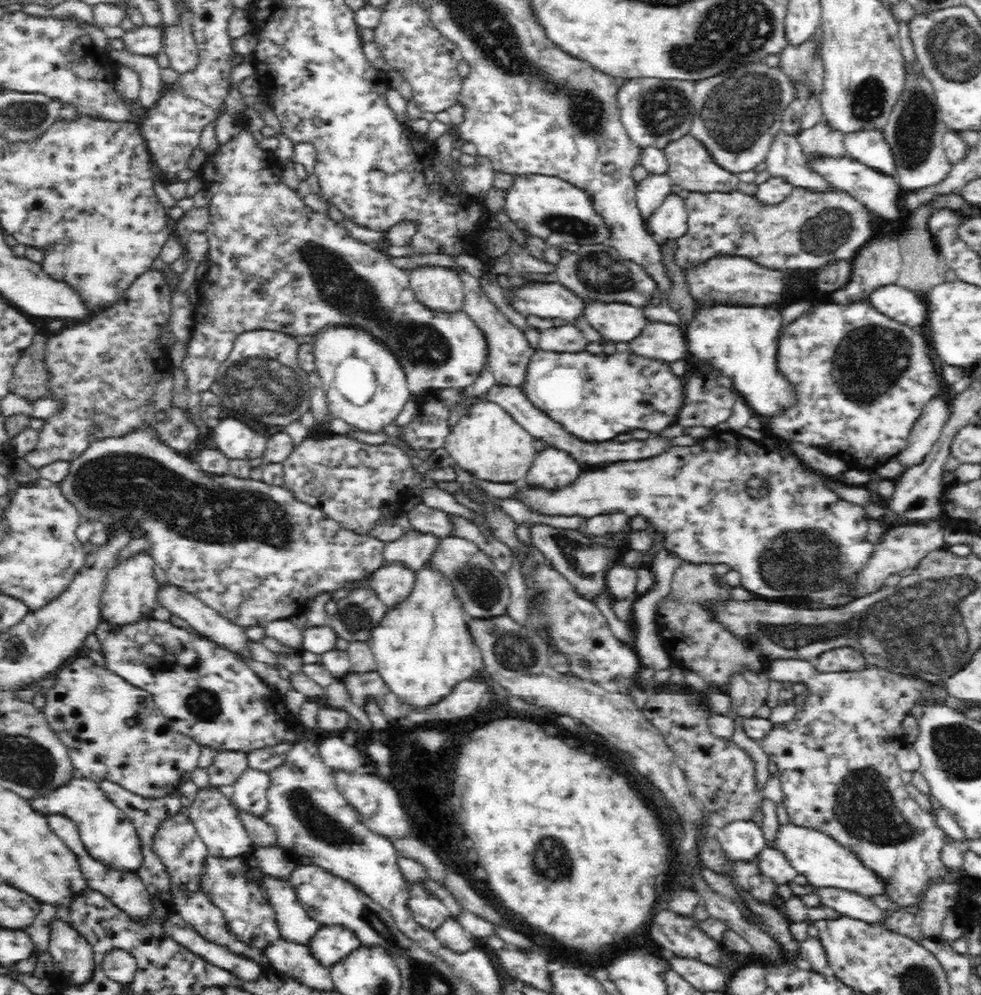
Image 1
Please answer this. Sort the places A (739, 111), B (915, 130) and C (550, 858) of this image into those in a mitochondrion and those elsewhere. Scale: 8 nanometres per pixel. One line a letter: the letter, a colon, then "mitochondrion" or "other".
A: mitochondrion
B: mitochondrion
C: mitochondrion

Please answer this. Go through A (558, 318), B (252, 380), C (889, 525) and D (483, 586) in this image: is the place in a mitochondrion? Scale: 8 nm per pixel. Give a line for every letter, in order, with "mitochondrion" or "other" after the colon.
A: other
B: mitochondrion
C: other
D: mitochondrion

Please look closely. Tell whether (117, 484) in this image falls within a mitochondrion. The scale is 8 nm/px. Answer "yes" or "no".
yes

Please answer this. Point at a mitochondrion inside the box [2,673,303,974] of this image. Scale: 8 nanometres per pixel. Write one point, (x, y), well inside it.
(205, 704)

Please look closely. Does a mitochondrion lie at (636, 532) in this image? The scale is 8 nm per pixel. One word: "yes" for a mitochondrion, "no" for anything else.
no

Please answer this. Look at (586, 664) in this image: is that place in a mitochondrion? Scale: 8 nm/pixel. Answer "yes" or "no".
yes

